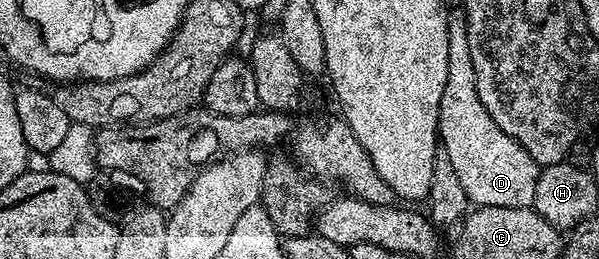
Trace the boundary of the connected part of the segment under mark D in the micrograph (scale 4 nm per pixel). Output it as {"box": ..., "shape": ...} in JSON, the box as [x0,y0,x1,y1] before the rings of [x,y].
{"box":[437,50,539,208],"shape":[[[450,50],[447,54],[447,86],[443,86],[437,127],[440,147],[447,150],[459,183],[474,205],[532,208],[539,166],[515,138],[495,126],[491,114],[487,114],[487,106],[477,97],[471,54],[468,50],[460,51]]]}

